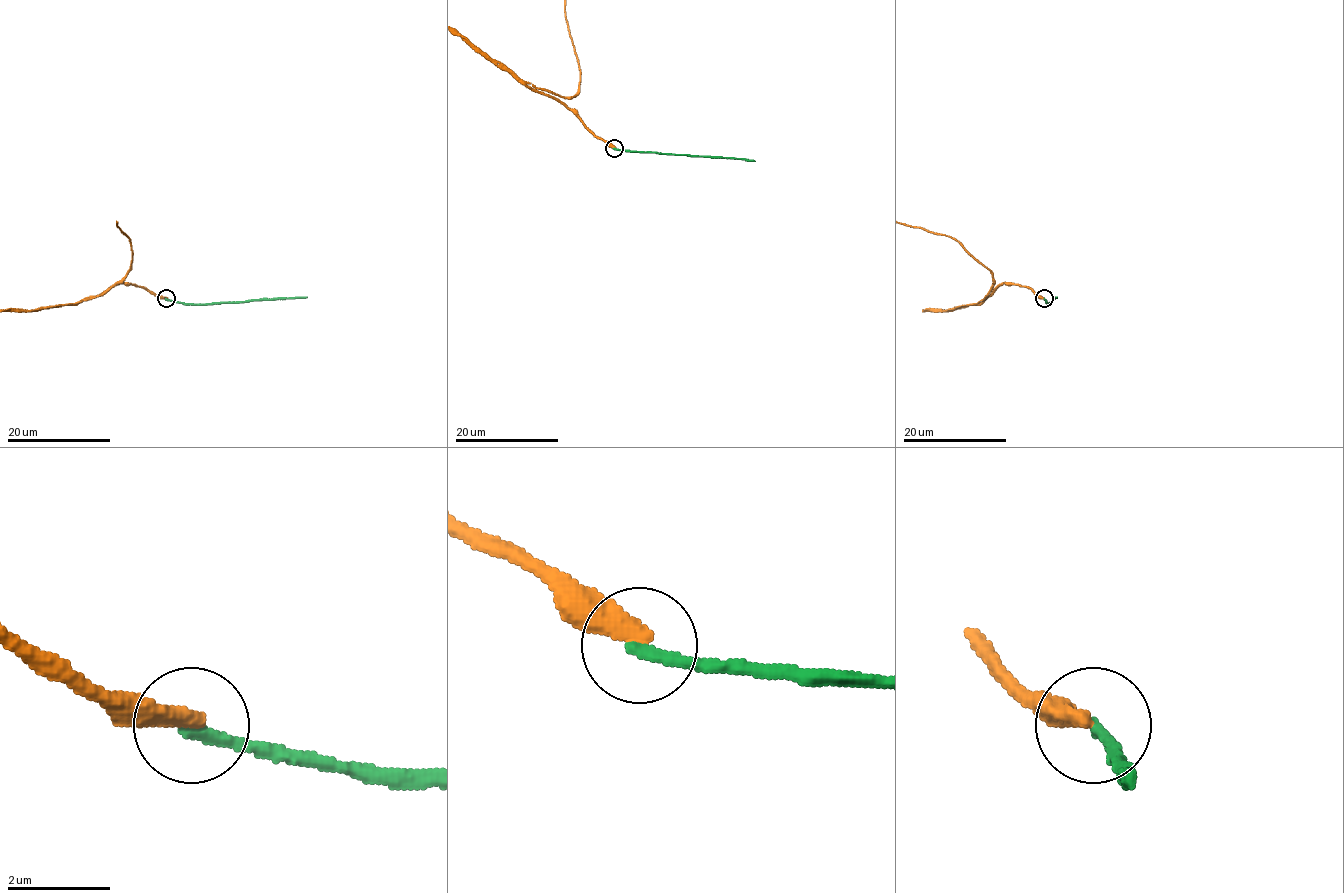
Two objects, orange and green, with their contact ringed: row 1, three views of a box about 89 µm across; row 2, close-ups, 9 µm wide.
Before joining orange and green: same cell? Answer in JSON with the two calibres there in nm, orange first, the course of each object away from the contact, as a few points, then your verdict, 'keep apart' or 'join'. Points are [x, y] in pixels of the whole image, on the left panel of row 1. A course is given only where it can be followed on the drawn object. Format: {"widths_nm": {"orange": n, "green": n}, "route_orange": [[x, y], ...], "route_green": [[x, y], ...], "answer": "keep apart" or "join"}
{"widths_nm": {"orange": 400, "green": 260}, "route_green": [[166, 298], [186, 303], [223, 303], [307, 297]], "answer": "keep apart"}

